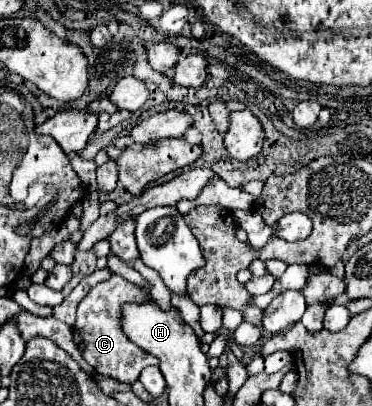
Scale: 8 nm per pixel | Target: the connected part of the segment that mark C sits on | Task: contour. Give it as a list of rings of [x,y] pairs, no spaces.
[[[112,274],[110,280],[94,286],[88,292],[88,296],[80,302],[78,318],[76,318],[76,326],[74,326],[74,340],[78,342],[80,352],[84,354],[86,362],[98,374],[116,378],[126,384],[134,384],[146,366],[158,364],[158,360],[154,356],[150,356],[150,354],[142,352],[138,346],[134,346],[122,330],[122,306],[128,302],[148,302],[148,300],[150,300],[148,292],[126,282],[122,276]]]

